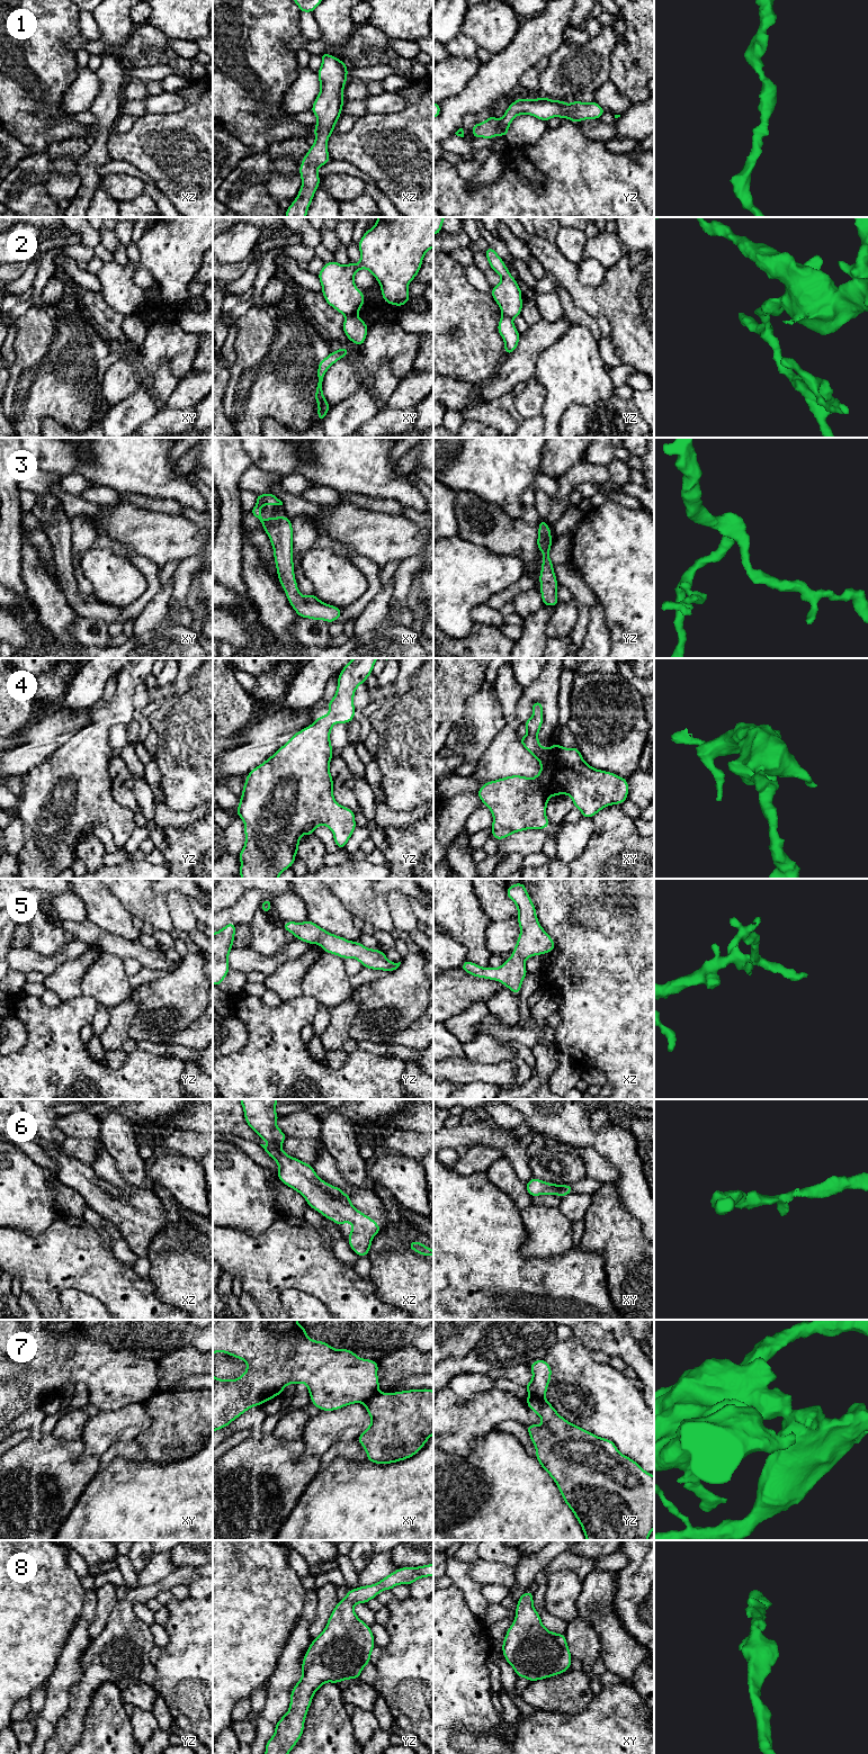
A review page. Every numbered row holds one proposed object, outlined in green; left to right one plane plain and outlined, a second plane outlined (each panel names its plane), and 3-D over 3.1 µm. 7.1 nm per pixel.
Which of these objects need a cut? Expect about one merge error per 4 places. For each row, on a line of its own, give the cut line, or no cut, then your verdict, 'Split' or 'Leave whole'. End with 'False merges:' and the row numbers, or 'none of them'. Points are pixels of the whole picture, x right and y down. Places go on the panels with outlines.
1: No split. Leave whole
2: Split along yz (502, 314), (511, 318). Split
3: No split. Leave whole
4: No split. Leave whole
5: No split. Leave whole
6: No split. Leave whole
7: Split along yz (529, 1395), (544, 1397). Split
8: No split. Leave whole
False merges: 2, 7

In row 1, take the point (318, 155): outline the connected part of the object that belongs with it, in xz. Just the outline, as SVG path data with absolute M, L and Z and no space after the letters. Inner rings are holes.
M321 54L322 65L316 72L320 80L320 93L311 111L317 117L314 126L315 142L299 165L302 187L297 198L286 209L285 217L306 217L314 192L320 187L317 169L330 162L328 140L341 116L343 88L347 82L347 64L333 55Z

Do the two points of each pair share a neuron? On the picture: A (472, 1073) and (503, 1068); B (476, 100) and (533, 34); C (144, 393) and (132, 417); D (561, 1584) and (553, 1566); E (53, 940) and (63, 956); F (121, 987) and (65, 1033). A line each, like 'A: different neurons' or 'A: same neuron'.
A: same neuron
B: same neuron
C: same neuron
D: different neurons
E: different neurons
F: different neurons

